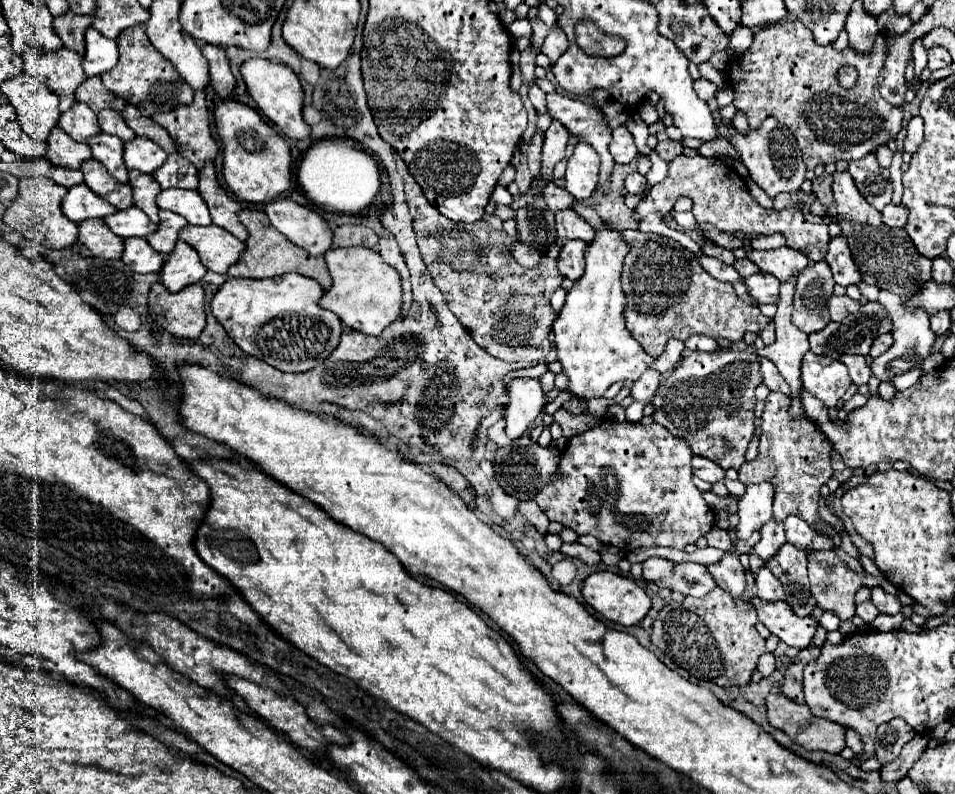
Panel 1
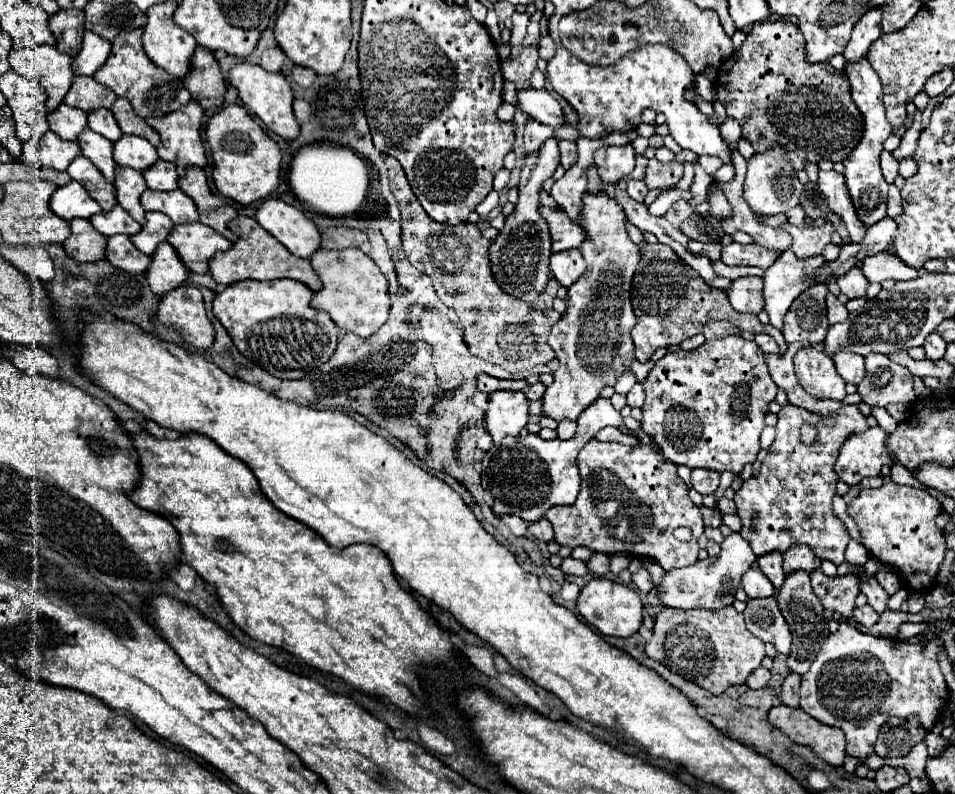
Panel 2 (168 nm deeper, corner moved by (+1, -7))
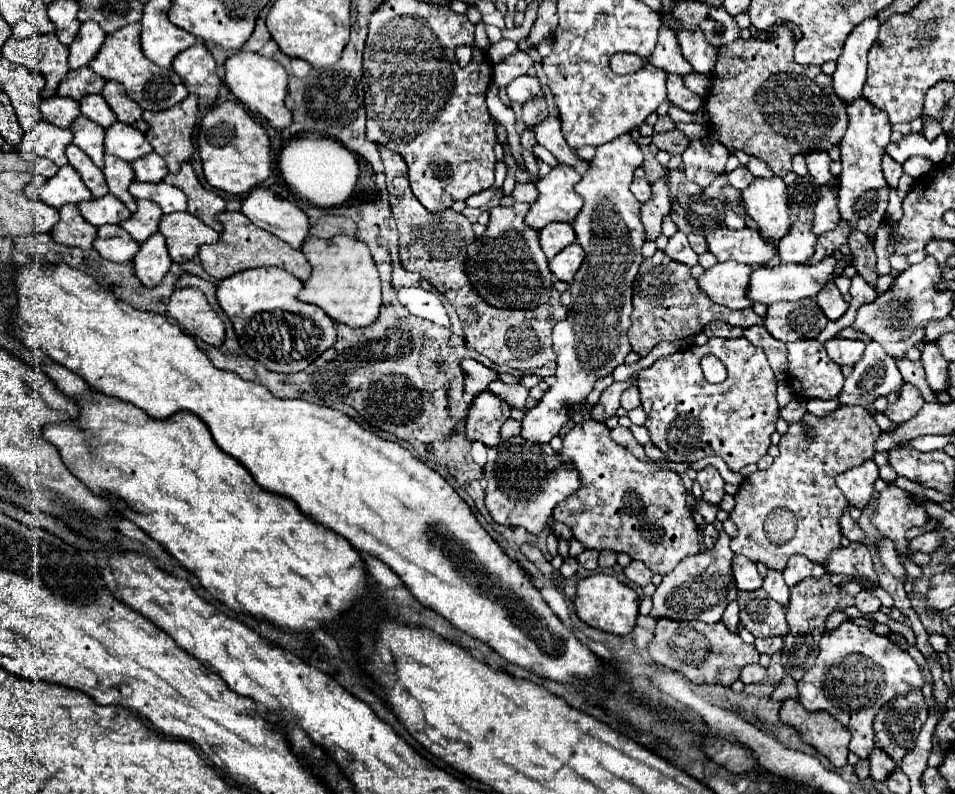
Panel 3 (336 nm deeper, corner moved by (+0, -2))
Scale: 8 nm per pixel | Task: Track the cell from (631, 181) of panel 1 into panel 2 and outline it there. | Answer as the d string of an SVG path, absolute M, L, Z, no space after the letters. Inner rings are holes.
M628 180L626 192L628 192L628 196L630 196L632 200L644 202L644 198L646 198L646 194L648 194L648 188L646 188L646 184L644 184L642 180Z

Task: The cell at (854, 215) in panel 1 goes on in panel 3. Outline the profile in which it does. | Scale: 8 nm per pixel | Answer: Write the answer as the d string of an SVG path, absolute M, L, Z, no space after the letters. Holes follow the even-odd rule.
M815 151L815 153L809 153L805 155L807 159L807 167L809 167L809 173L811 177L815 179L817 185L827 185L829 189L833 191L839 191L839 185L837 185L837 177L829 171L829 165L831 165L831 159L827 155L827 151Z

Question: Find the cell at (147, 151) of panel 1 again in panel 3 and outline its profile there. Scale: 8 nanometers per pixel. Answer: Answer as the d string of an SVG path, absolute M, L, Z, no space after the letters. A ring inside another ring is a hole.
M117 121L115 125L111 125L107 129L105 153L119 157L127 163L133 163L139 157L151 153L151 145L145 139L145 133L141 133L139 129L131 127L131 125L123 125Z

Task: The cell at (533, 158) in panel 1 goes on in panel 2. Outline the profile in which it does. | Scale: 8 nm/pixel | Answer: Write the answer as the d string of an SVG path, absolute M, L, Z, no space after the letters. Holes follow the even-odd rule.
M530 118L526 122L526 130L524 130L524 148L526 148L526 152L538 150L552 136L554 136L554 130L550 130L550 126L542 126L540 122L534 122Z

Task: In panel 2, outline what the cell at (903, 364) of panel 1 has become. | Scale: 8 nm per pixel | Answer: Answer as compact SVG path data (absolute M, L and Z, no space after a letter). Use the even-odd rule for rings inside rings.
M870 354L866 358L866 378L858 384L858 394L862 396L862 402L868 406L888 406L892 402L910 404L916 400L916 394L912 388L912 374L900 364L894 364L894 362L888 364L888 356L884 354Z

